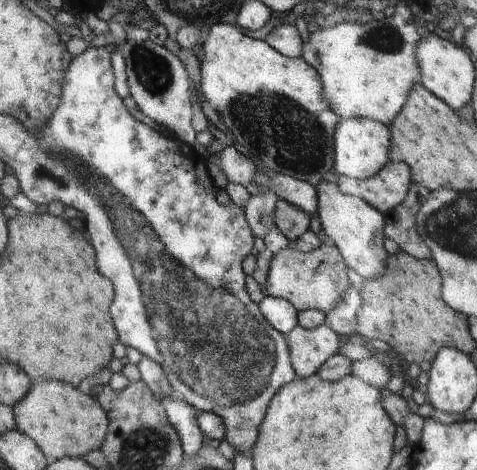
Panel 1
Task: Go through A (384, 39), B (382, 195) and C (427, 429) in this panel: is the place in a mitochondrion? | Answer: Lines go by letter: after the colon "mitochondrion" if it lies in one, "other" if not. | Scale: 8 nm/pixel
A: mitochondrion
B: other
C: other

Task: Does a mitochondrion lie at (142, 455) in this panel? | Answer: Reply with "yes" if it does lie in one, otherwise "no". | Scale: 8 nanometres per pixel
yes

